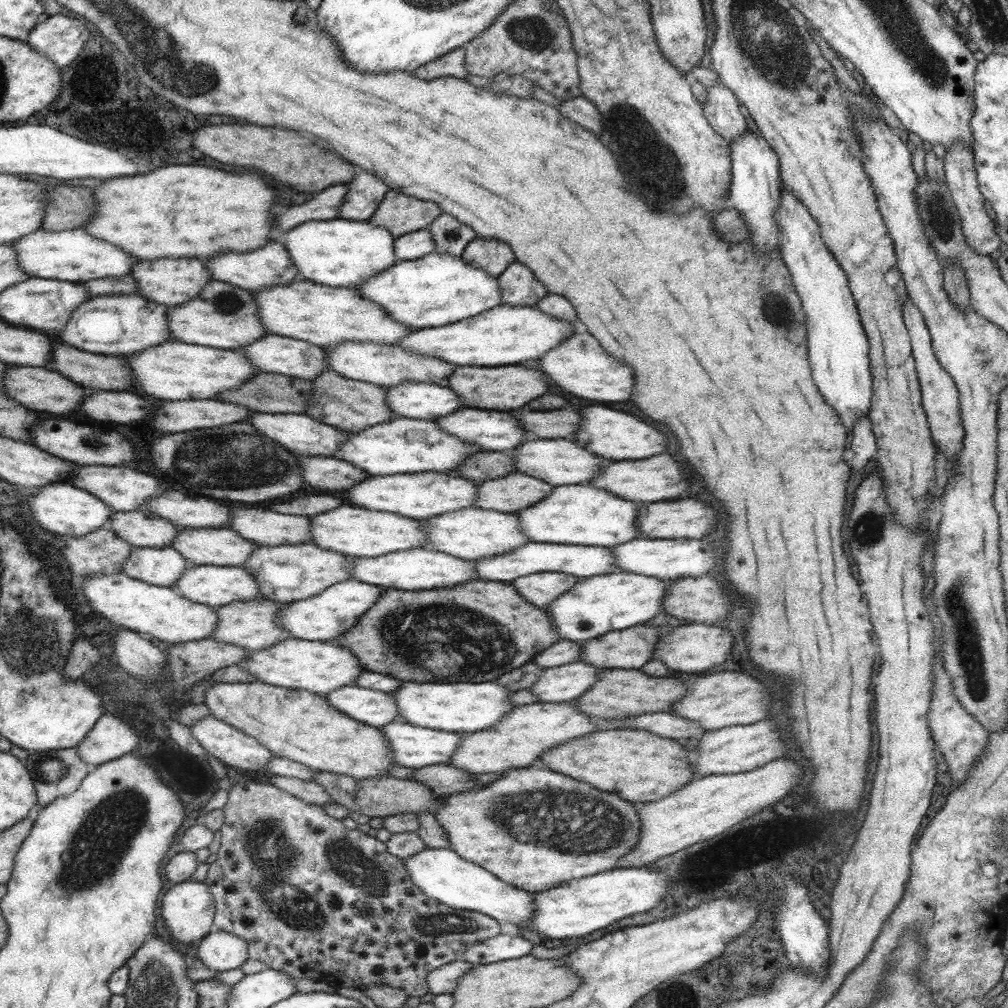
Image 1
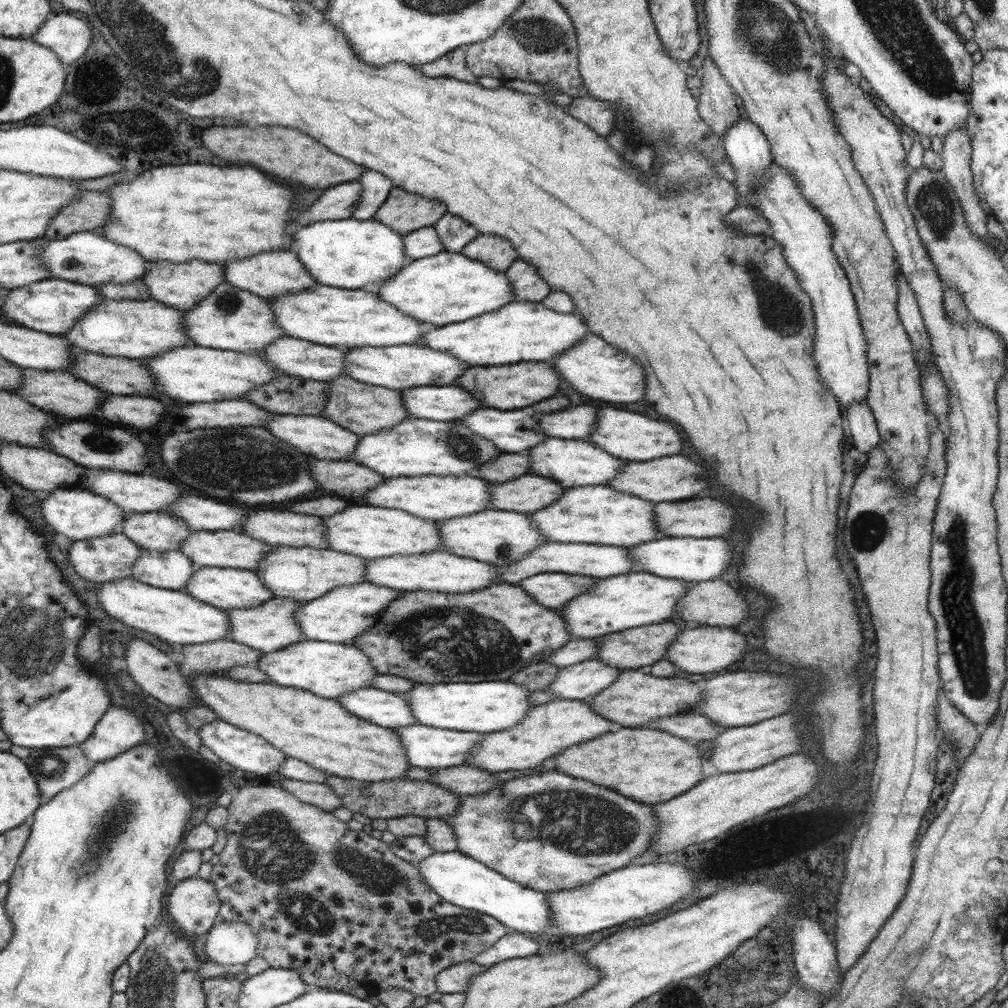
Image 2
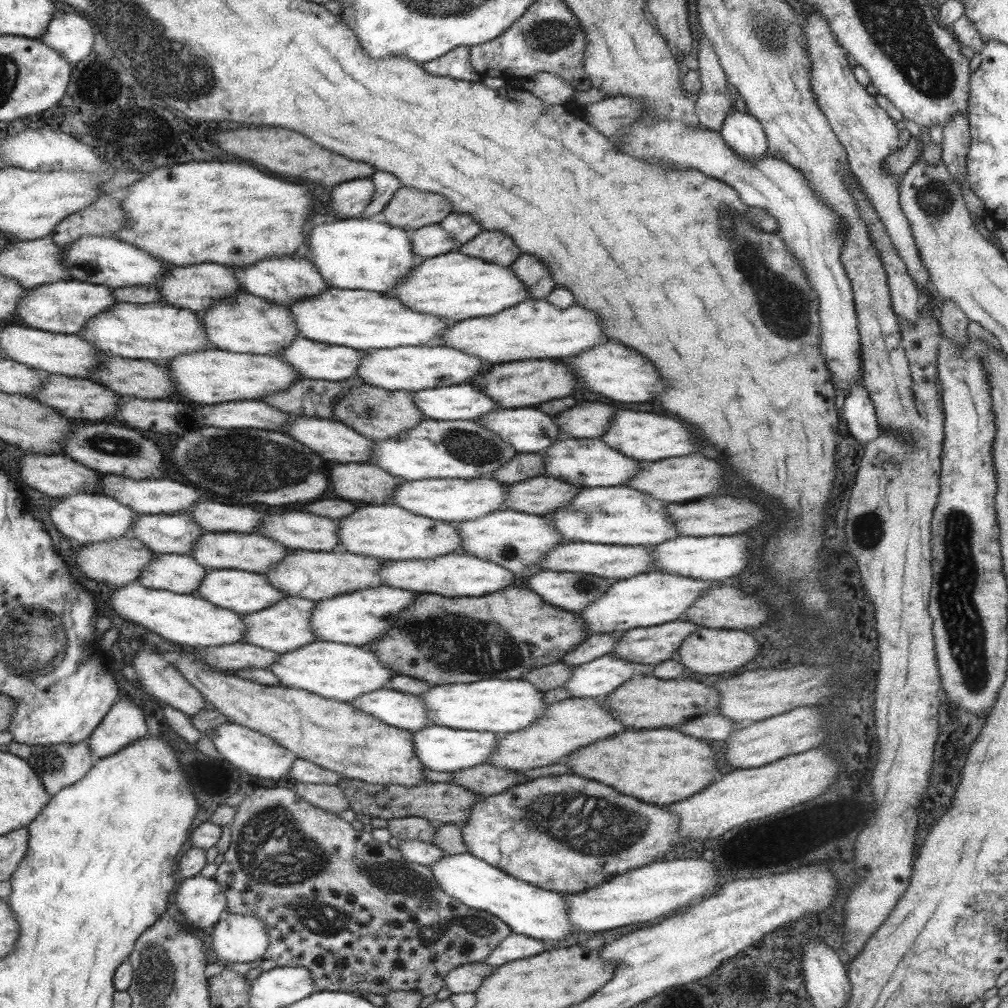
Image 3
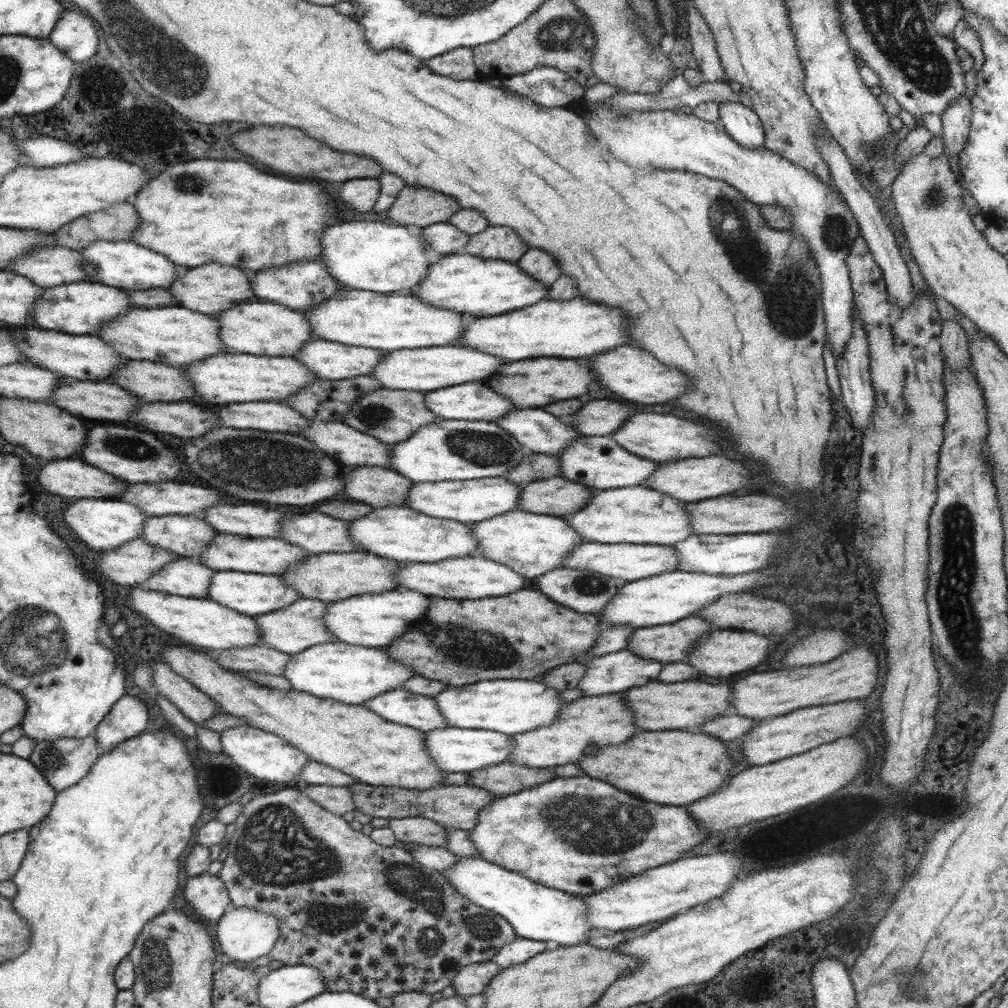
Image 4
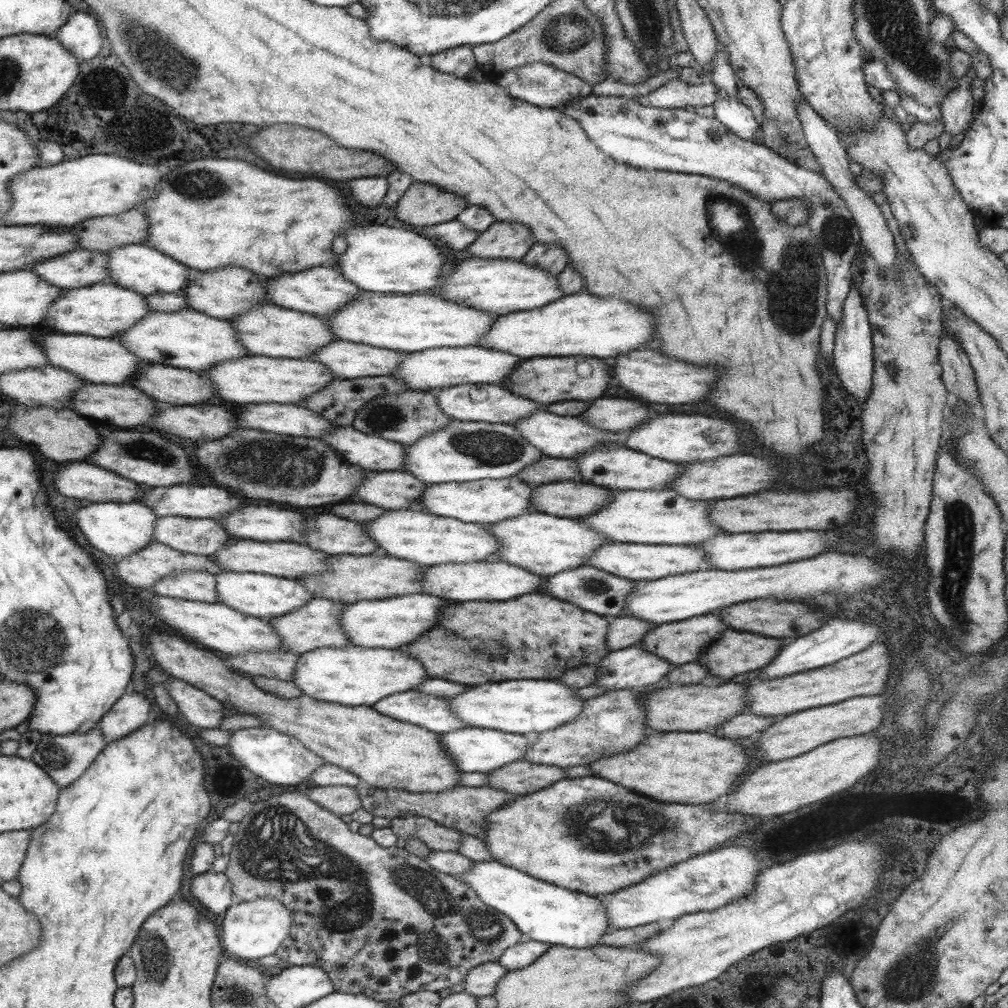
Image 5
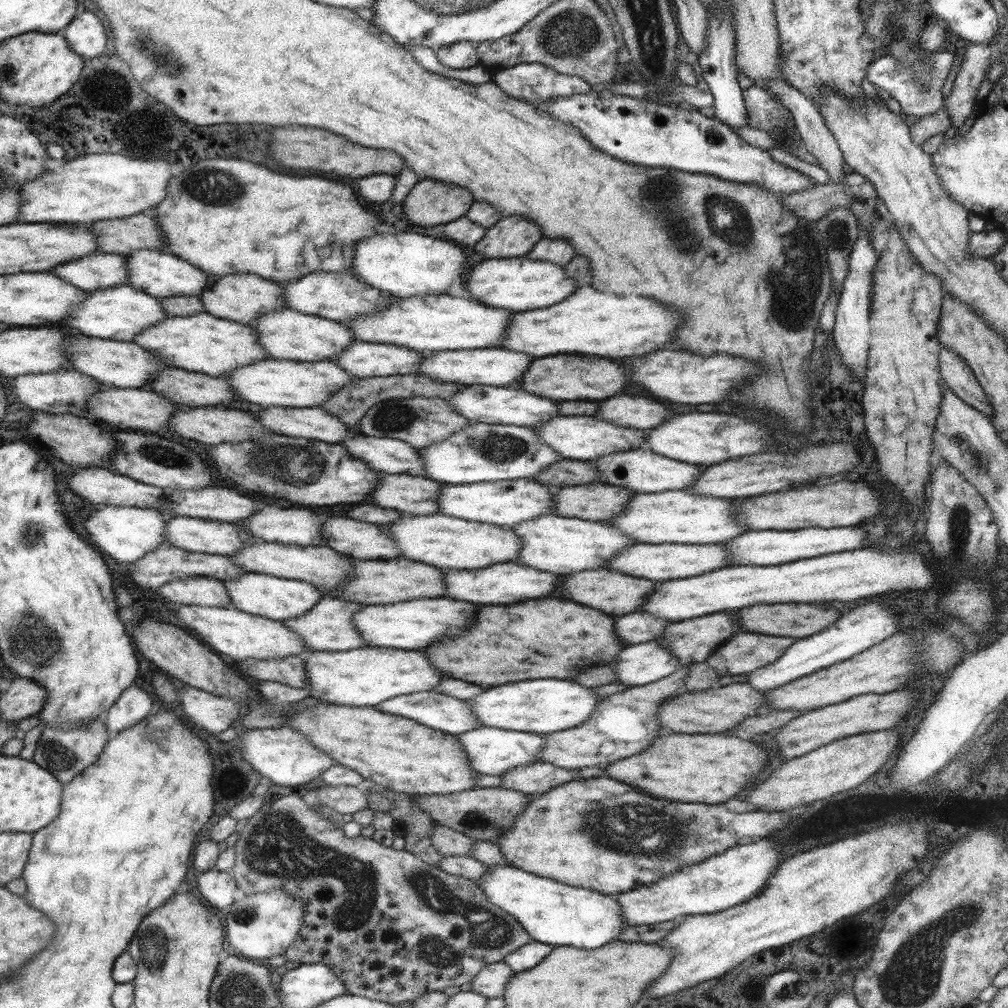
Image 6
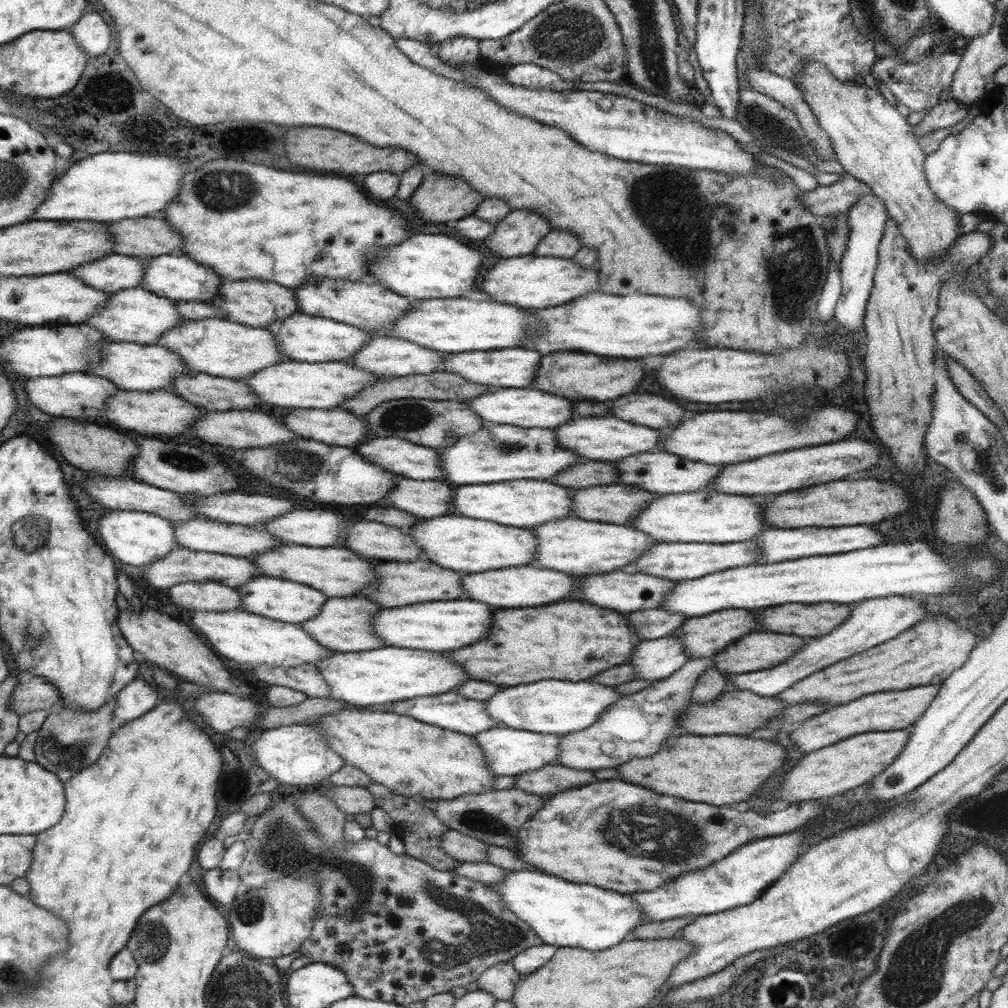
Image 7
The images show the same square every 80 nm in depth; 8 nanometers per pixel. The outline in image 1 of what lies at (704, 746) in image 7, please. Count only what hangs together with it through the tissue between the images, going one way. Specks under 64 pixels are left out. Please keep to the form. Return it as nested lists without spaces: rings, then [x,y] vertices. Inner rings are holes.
[[[600,729],[553,746],[540,760],[553,772],[565,772],[564,776],[585,780],[593,788],[616,793],[634,805],[661,800],[694,778],[683,744],[647,730]]]

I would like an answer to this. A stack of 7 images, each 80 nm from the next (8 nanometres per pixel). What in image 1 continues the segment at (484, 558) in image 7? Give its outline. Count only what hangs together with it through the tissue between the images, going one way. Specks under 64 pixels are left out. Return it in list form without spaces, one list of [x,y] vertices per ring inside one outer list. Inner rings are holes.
[[[349,504],[311,516],[310,528],[311,543],[322,549],[341,553],[346,558],[375,558],[410,548],[426,548],[428,539],[420,521],[397,513],[370,511]]]

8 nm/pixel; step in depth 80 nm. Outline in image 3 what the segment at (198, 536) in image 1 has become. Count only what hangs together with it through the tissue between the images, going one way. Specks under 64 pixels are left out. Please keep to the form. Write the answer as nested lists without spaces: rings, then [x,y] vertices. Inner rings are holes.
[[[207,532],[197,539],[191,556],[207,570],[241,569],[245,572],[264,574],[274,564],[280,562],[286,554],[294,549],[285,547],[269,537],[255,533],[241,534],[240,532]]]

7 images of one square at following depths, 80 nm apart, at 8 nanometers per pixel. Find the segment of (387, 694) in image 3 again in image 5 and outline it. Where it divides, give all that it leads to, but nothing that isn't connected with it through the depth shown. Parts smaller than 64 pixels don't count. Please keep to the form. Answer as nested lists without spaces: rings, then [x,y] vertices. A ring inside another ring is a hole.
[[[417,689],[399,692],[378,700],[371,708],[383,716],[410,722],[429,732],[445,734],[465,725],[450,710],[449,703]]]

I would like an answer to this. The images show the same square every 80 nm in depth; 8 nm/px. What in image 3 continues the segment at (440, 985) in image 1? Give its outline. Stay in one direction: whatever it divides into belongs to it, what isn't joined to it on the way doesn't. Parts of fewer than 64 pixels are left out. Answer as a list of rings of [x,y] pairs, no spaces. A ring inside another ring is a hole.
[[[482,961],[462,964],[444,976],[444,986],[451,994],[473,993],[494,969]]]

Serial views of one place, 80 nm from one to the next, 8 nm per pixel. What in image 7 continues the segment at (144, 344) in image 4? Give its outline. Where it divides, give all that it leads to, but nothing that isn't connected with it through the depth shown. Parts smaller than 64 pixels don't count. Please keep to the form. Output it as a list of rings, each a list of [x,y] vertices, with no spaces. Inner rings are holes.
[[[204,318],[187,320],[165,332],[156,340],[157,346],[177,353],[185,361],[189,372],[205,373],[209,376],[229,380],[246,380],[263,368],[272,367],[287,360],[280,351],[272,332],[264,328],[251,328],[227,319]]]

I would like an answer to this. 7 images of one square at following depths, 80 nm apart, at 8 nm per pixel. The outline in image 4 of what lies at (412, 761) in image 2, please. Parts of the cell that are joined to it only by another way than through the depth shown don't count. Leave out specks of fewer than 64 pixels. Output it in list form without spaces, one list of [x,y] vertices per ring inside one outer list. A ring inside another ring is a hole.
[[[445,726],[437,730],[425,732],[425,734],[425,752],[445,772],[469,773],[480,770],[480,768],[494,766],[494,764],[501,764],[509,757],[511,746],[514,744],[510,736],[505,736],[500,732],[490,730]]]

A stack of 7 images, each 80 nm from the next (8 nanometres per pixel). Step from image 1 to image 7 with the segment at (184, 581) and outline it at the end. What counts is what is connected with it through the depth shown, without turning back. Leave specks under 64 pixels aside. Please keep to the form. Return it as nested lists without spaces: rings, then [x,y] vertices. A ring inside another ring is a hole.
[[[263,574],[252,578],[243,586],[235,588],[241,599],[241,610],[268,617],[269,620],[299,625],[312,620],[324,608],[327,597],[318,589],[309,585],[297,584],[296,581],[281,580]]]

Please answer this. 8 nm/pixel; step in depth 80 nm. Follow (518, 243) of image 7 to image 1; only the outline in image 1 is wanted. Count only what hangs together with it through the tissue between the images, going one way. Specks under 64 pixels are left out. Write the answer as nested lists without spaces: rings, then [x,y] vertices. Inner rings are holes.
[[[479,237],[467,244],[461,258],[473,265],[473,268],[483,269],[485,273],[494,277],[498,277],[512,263],[516,263],[515,253],[508,244]]]

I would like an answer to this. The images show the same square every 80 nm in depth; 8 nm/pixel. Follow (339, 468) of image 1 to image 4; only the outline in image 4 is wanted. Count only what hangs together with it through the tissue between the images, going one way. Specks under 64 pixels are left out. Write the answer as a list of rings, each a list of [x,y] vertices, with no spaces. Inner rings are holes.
[[[347,466],[344,500],[363,502],[373,508],[405,507],[408,490],[415,482],[391,469],[378,466]]]

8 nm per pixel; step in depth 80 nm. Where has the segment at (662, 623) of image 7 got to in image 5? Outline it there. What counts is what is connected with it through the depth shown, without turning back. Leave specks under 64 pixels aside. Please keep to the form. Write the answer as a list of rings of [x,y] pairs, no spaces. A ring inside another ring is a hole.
[[[613,617],[608,621],[608,635],[605,644],[609,646],[609,652],[637,645],[643,639],[643,633],[655,627],[651,622],[637,620],[637,618]]]

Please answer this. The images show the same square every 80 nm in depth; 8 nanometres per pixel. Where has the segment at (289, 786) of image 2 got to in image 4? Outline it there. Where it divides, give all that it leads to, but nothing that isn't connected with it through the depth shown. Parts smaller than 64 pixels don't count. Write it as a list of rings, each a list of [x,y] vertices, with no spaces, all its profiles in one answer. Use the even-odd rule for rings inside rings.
[[[299,785],[301,792],[315,801],[321,808],[337,816],[343,816],[355,809],[351,791],[347,787]]]

